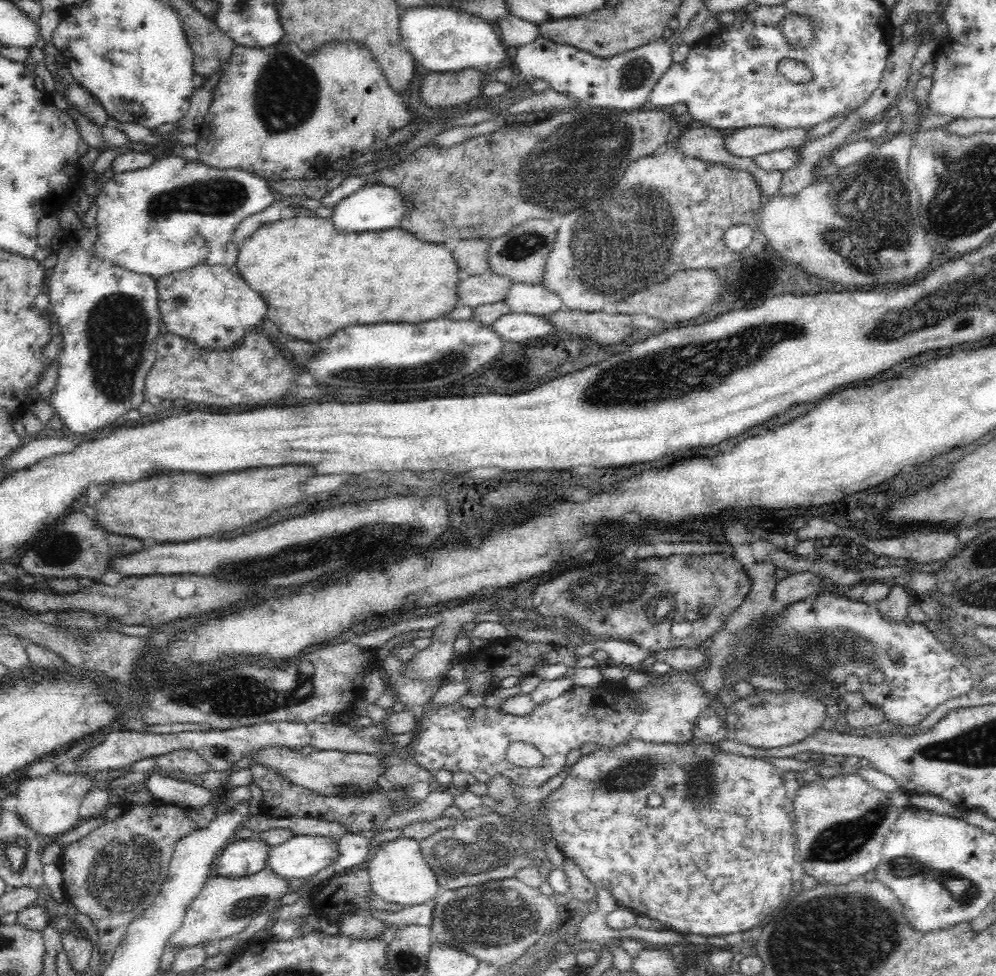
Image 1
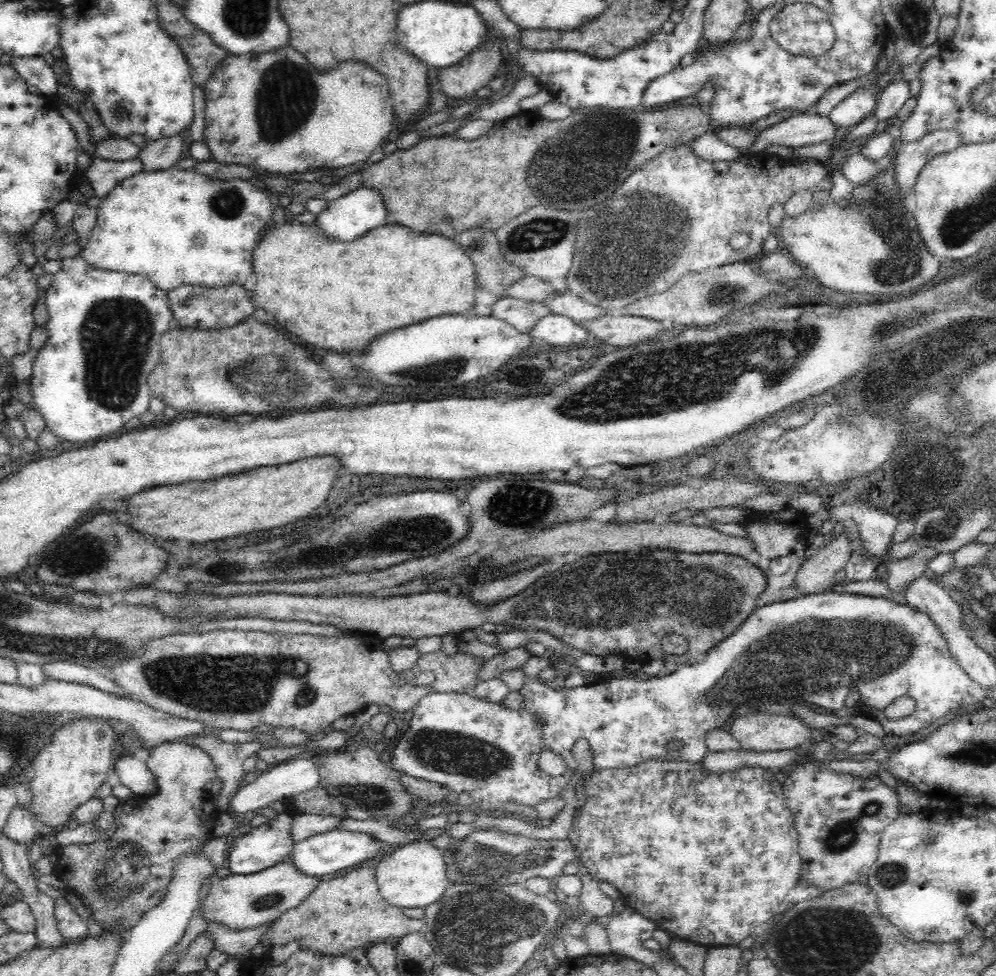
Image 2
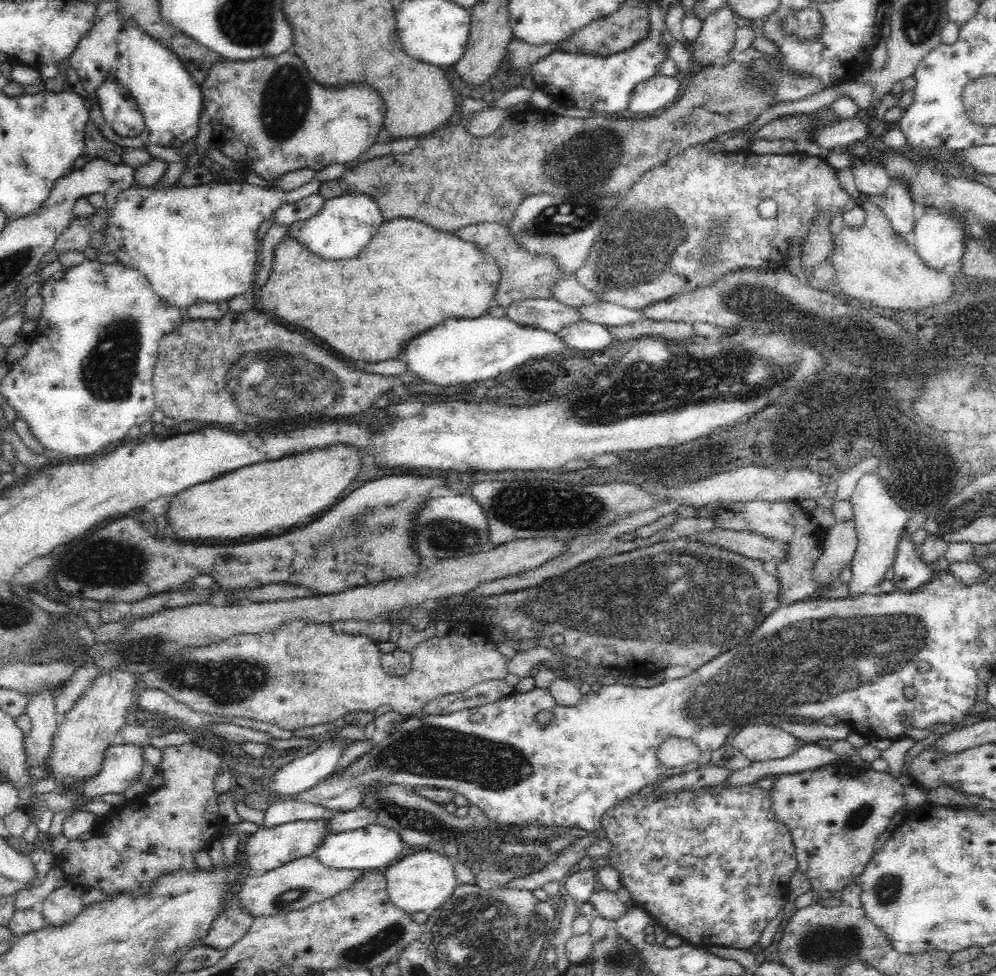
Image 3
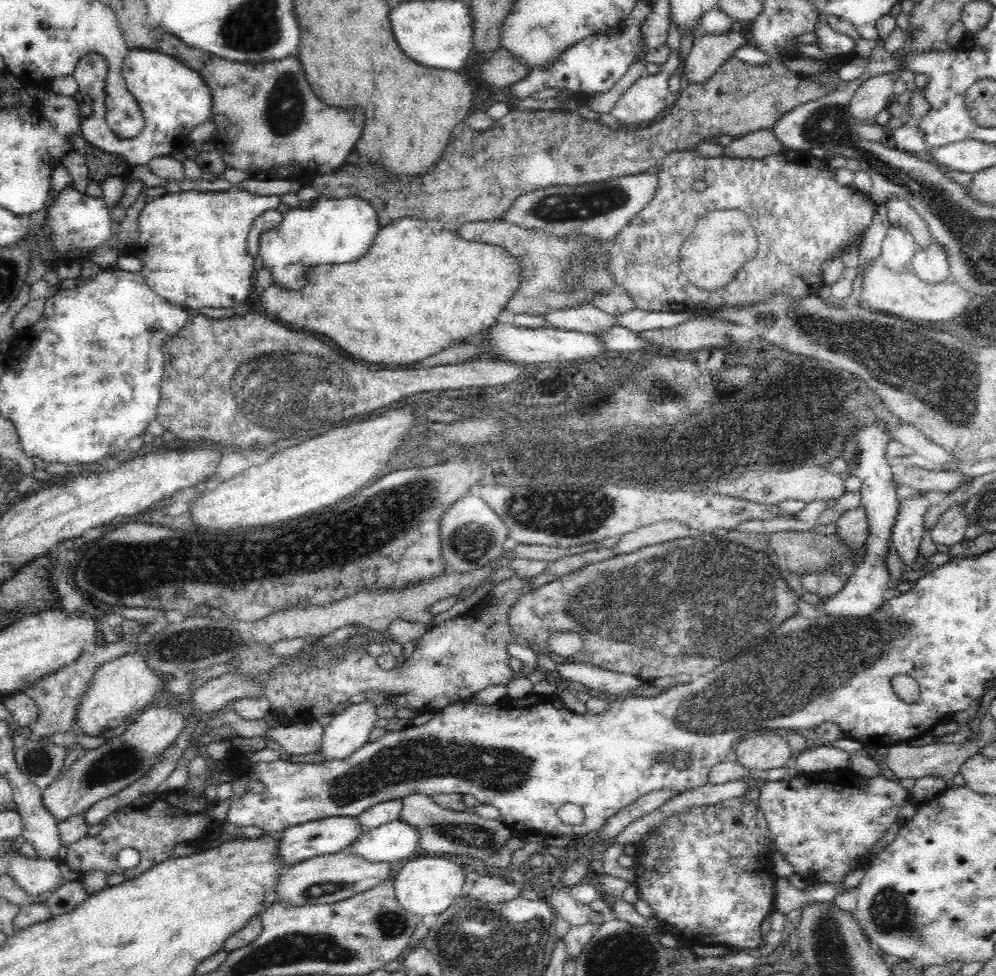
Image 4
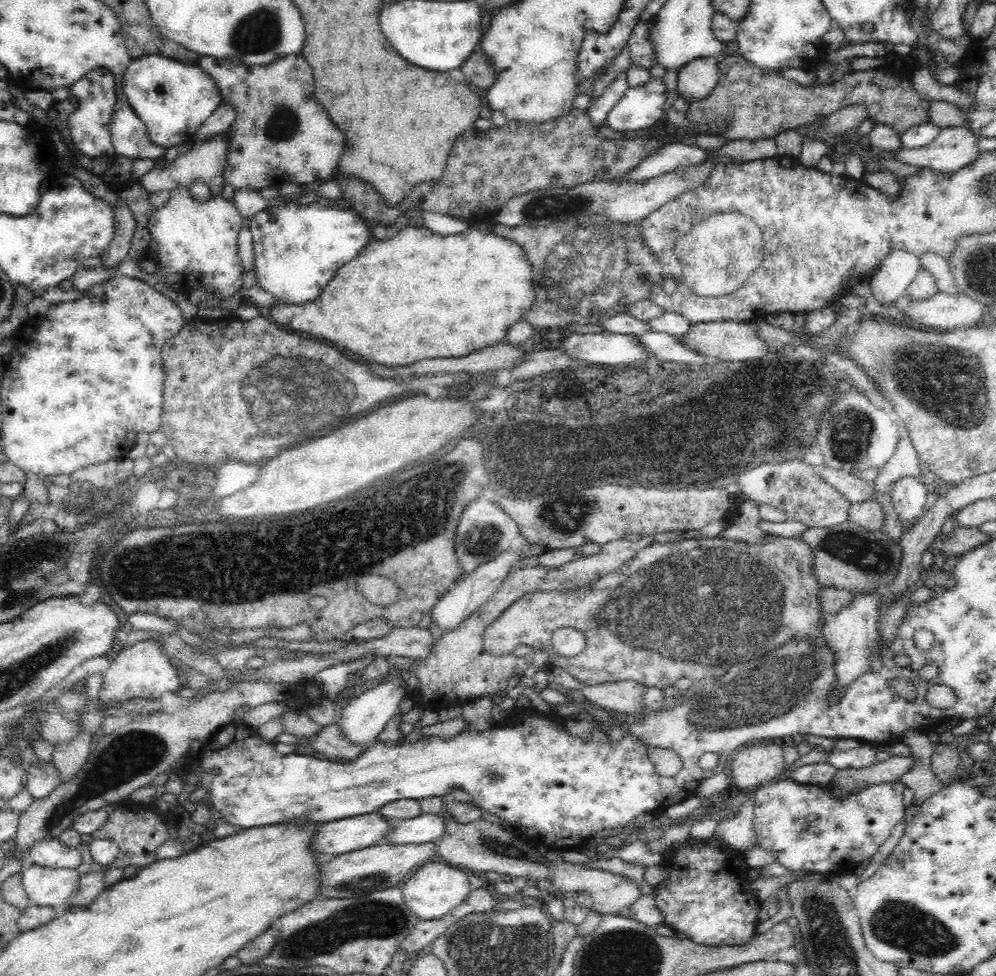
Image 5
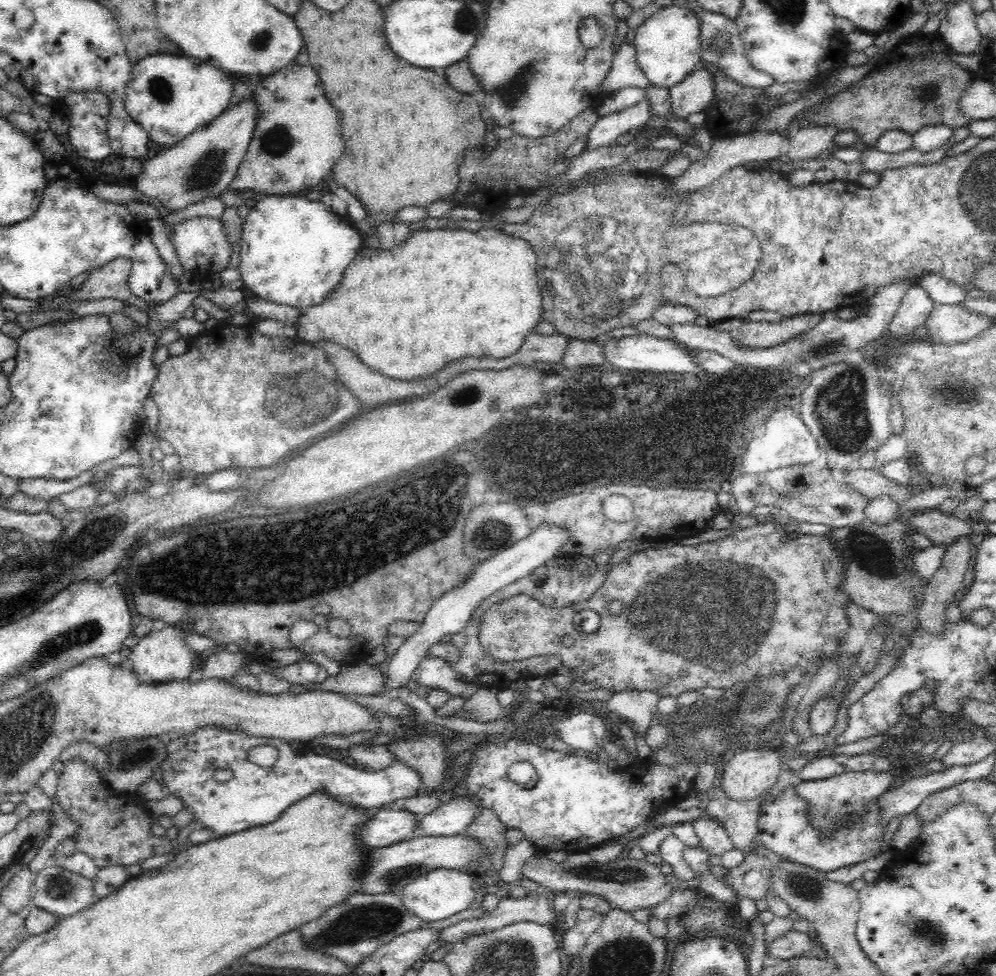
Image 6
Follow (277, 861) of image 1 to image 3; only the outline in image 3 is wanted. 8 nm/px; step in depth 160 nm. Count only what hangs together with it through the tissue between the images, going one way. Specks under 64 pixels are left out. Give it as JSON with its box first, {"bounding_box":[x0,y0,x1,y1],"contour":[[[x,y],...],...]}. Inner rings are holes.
{"bounding_box":[314,823,405,870],"contour":[[[376,823],[355,831],[332,833],[316,850],[314,856],[320,860],[320,863],[330,868],[368,870],[368,868],[377,869],[380,866],[388,866],[390,862],[397,862],[404,847],[405,844],[397,830]]]}

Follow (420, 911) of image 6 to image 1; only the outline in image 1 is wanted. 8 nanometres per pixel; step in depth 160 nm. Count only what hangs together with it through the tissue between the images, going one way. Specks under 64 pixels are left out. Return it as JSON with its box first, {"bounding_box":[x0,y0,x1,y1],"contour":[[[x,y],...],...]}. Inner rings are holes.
{"bounding_box":[365,837,441,907],"contour":[[[402,837],[381,843],[374,849],[365,866],[369,870],[373,893],[392,904],[402,904],[404,907],[421,905],[434,899],[441,891],[437,876],[426,863],[419,841],[414,838]]]}

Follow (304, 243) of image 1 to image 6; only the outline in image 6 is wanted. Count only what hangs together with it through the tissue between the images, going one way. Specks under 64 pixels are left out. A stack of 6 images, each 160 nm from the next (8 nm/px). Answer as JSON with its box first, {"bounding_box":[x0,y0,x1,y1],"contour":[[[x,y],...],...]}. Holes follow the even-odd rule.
{"bounding_box":[294,225,543,381],"contour":[[[489,225],[479,232],[460,229],[414,231],[402,246],[396,246],[392,250],[363,247],[359,251],[356,259],[345,268],[340,282],[337,282],[324,302],[306,308],[304,314],[300,315],[299,320],[294,324],[297,329],[296,338],[307,344],[314,341],[326,341],[350,349],[360,361],[366,366],[370,366],[372,371],[386,377],[405,381],[424,380],[426,377],[442,372],[442,368],[446,364],[460,360],[460,358],[468,358],[468,356],[476,356],[478,359],[484,358],[484,356],[494,359],[508,358],[518,352],[524,339],[534,332],[538,322],[541,321],[543,296],[539,287],[536,254],[528,241],[507,236],[498,229],[492,230]]]}

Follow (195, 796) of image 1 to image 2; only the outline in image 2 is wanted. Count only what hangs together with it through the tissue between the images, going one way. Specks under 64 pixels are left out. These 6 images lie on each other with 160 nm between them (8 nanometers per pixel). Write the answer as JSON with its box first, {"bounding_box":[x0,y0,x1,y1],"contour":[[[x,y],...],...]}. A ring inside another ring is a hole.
{"bounding_box":[114,754,157,796],"contour":[[[120,754],[114,762],[114,773],[120,785],[132,790],[134,796],[152,796],[157,789],[157,780],[145,762],[132,754]]]}

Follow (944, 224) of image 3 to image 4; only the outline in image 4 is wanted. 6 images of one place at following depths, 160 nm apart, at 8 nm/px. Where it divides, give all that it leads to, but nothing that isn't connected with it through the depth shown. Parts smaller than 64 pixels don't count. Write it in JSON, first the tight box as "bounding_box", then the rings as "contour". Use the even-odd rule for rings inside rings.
{"bounding_box":[912,243,949,285],"contour":[[[933,243],[928,250],[917,247],[912,269],[916,277],[926,285],[944,283],[949,274],[947,255],[942,246]]]}

